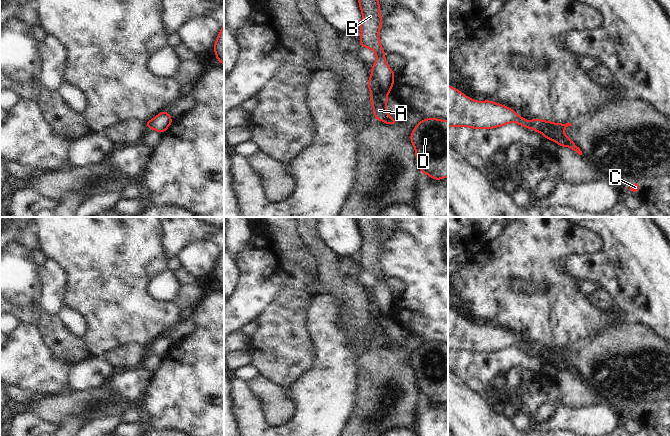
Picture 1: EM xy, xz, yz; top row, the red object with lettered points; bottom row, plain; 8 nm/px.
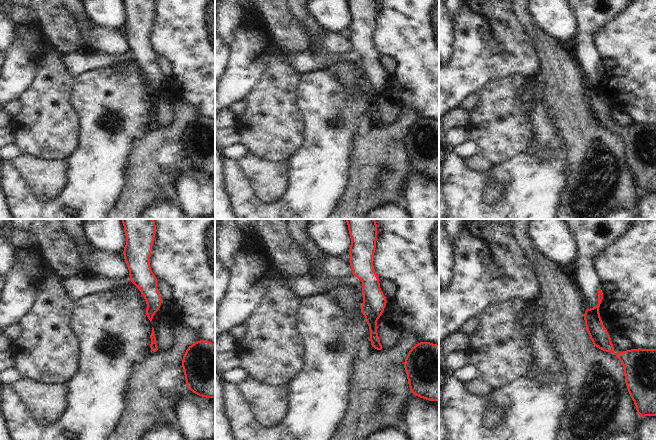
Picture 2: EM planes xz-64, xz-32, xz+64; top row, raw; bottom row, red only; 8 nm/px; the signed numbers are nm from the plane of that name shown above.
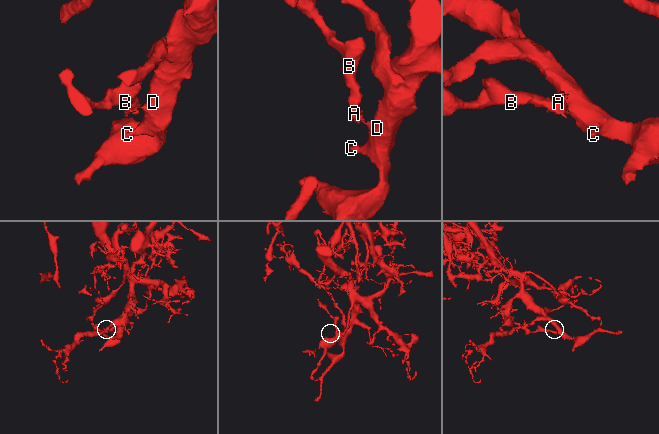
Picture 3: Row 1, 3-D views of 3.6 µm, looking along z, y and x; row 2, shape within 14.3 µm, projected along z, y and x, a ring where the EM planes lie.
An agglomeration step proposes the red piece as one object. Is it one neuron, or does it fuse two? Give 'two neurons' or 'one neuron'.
two neurons

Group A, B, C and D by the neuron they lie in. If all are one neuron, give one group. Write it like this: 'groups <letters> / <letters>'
groups A C D / B

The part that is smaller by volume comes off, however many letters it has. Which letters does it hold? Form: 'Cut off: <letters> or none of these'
Cut off: B.

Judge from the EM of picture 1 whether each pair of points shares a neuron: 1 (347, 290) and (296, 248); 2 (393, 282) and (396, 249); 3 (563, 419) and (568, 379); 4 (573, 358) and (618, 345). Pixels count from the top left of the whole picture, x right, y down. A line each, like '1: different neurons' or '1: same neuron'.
1: different neurons
2: different neurons
3: different neurons
4: same neuron

